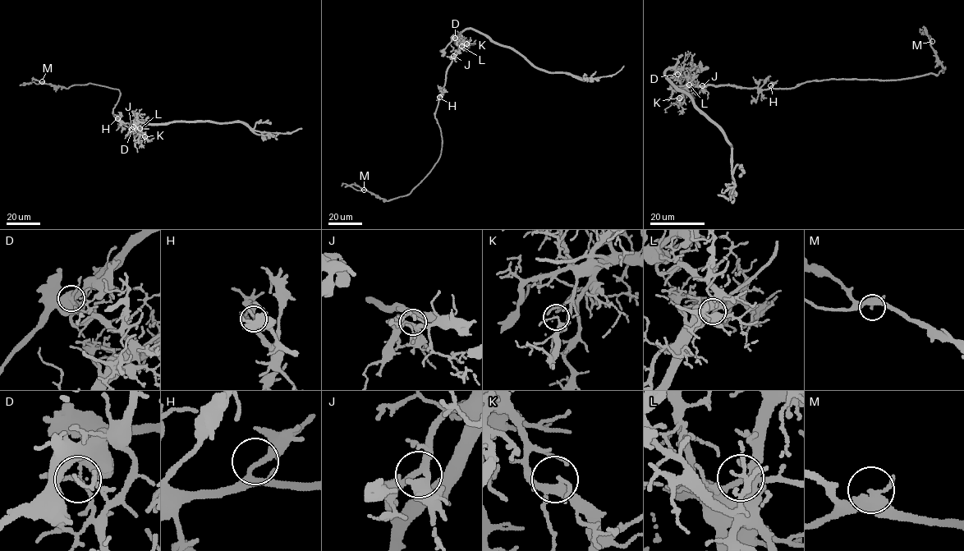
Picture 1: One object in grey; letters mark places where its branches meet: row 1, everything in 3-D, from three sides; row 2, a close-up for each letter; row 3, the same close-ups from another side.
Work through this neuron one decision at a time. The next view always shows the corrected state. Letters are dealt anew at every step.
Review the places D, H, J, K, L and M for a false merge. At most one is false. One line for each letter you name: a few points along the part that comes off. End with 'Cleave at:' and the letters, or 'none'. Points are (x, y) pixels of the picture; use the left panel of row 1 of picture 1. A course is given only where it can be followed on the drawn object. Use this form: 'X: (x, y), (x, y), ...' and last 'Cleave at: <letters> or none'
D: (133, 127), (140, 130), (125, 126), (113, 113), (118, 89), (90, 83), (66, 89), (32, 82), (19, 85)
Cleave at: D

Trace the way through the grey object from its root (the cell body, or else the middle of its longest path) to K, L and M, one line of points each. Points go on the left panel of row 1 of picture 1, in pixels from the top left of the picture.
K: (126, 126), (141, 131), (144, 136)
L: (126, 126), (135, 130), (140, 128)
M: (126, 126), (113, 114), (113, 108), (120, 94), (118, 89), (90, 83), (65, 89), (42, 81)

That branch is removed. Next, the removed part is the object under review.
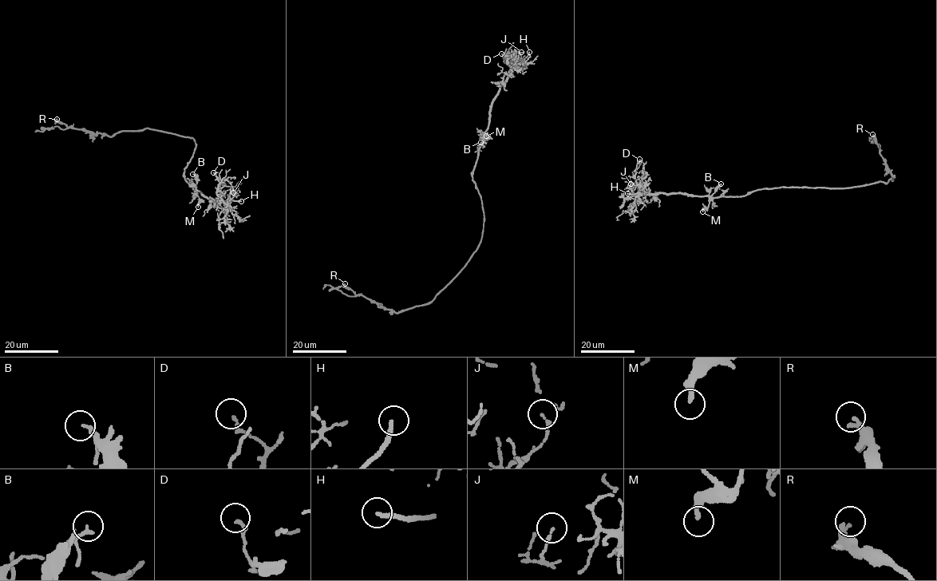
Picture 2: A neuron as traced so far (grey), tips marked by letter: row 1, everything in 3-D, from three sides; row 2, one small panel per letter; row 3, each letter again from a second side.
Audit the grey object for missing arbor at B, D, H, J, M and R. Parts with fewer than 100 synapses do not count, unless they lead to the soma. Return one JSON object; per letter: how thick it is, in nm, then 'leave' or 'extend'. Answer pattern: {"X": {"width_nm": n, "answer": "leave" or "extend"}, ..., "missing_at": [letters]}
{"B": {"width_nm": 180, "answer": "leave"}, "D": {"width_nm": 150, "answer": "leave"}, "H": {"width_nm": 220, "answer": "extend"}, "J": {"width_nm": 130, "answer": "leave"}, "M": {"width_nm": 240, "answer": "leave"}, "R": {"width_nm": 240, "answer": "leave"}, "missing_at": ["H"]}

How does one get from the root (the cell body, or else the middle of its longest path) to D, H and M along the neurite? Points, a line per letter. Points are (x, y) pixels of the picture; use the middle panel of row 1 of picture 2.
D: (484, 216), (482, 200), (472, 179), (472, 171), (488, 126), (491, 103), (509, 69), (508, 62), (501, 53)
H: (484, 216), (480, 195), (472, 179), (478, 150), (488, 126), (491, 103), (499, 87), (529, 52)
M: (484, 216), (482, 200), (472, 179), (472, 171), (478, 150), (481, 142), (487, 139), (486, 136)

